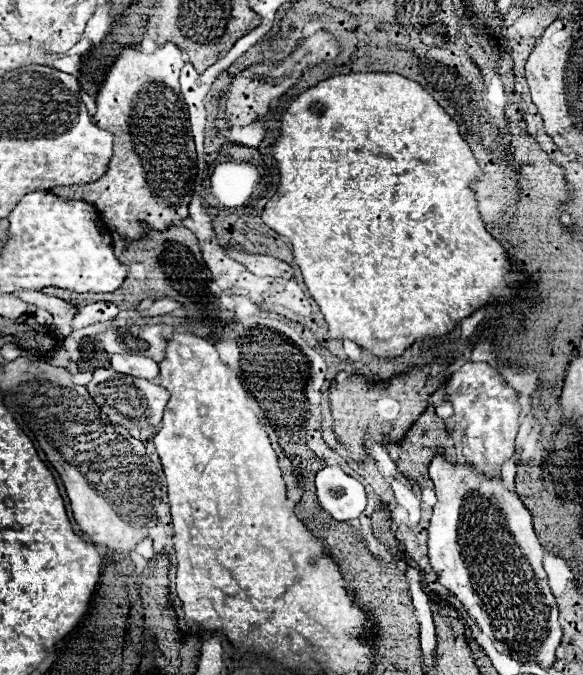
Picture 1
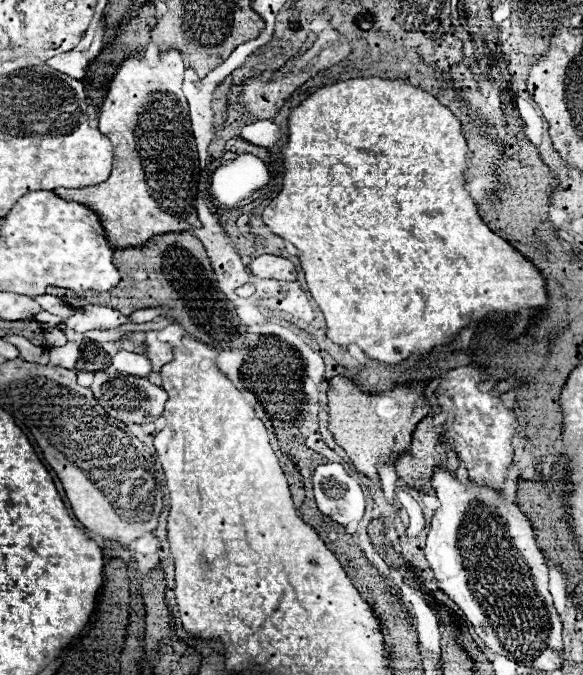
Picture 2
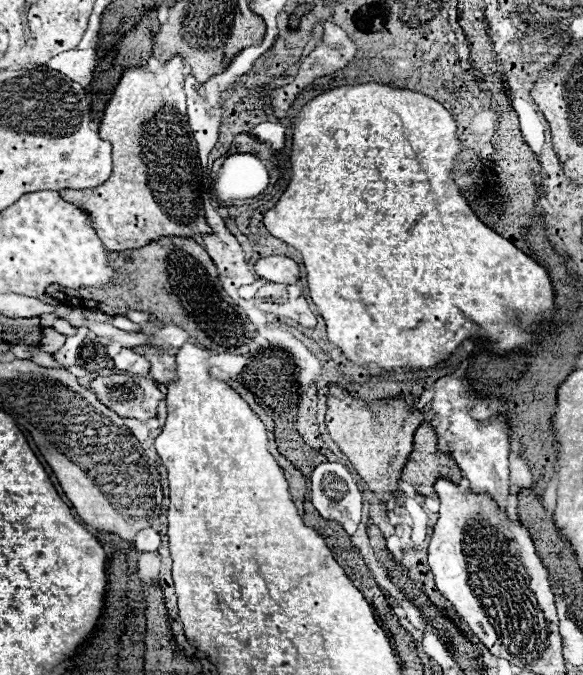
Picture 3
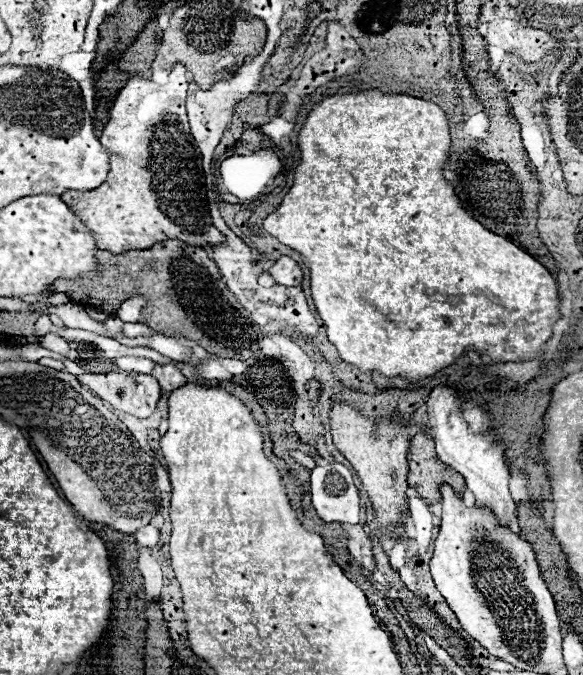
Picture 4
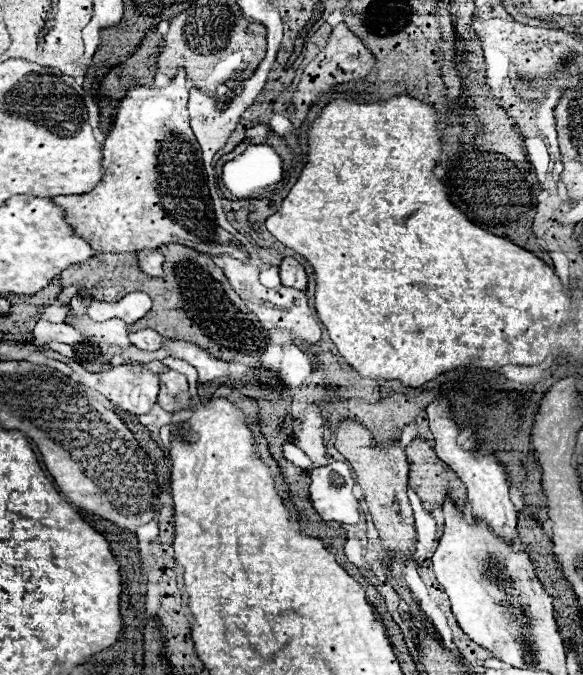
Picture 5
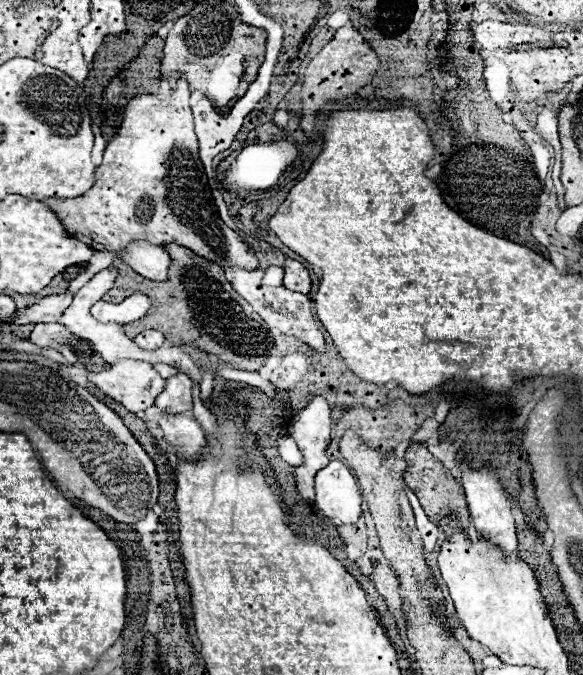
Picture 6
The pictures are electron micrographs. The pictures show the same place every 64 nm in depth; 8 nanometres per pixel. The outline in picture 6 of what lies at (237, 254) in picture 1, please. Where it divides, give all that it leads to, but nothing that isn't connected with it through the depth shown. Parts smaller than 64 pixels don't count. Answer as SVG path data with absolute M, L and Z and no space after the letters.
M286 258L286 262L284 262L284 286L290 290L296 290L296 292L302 292L302 294L310 292L308 270L292 258Z

